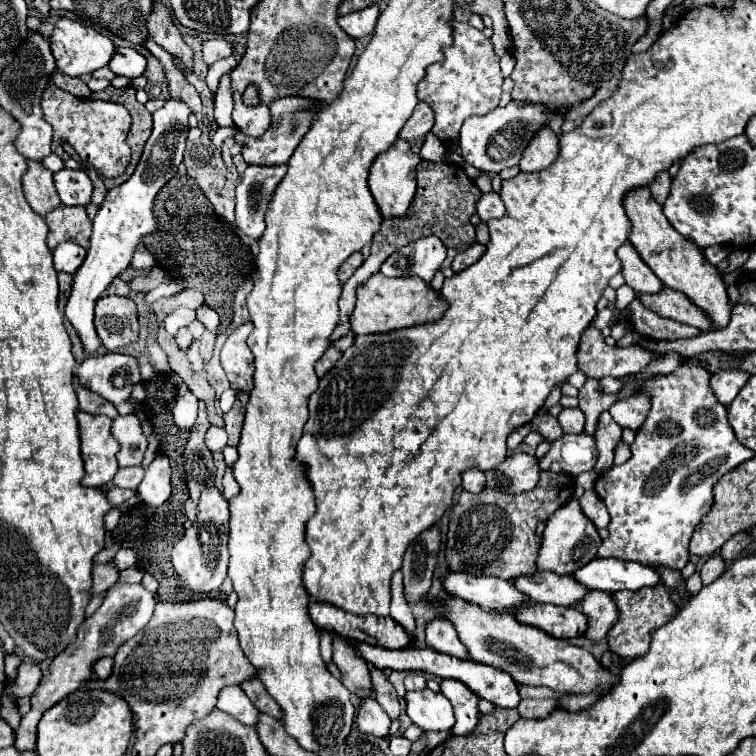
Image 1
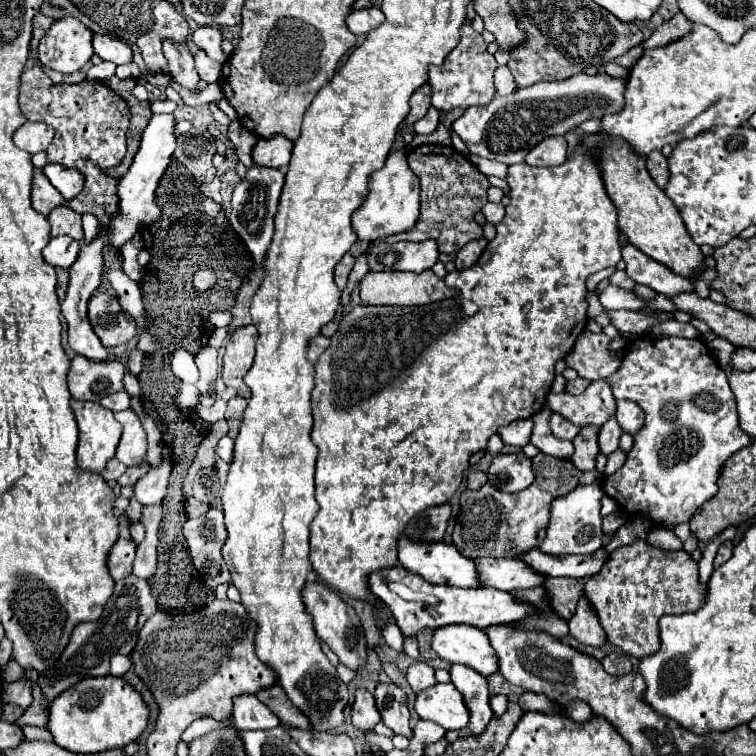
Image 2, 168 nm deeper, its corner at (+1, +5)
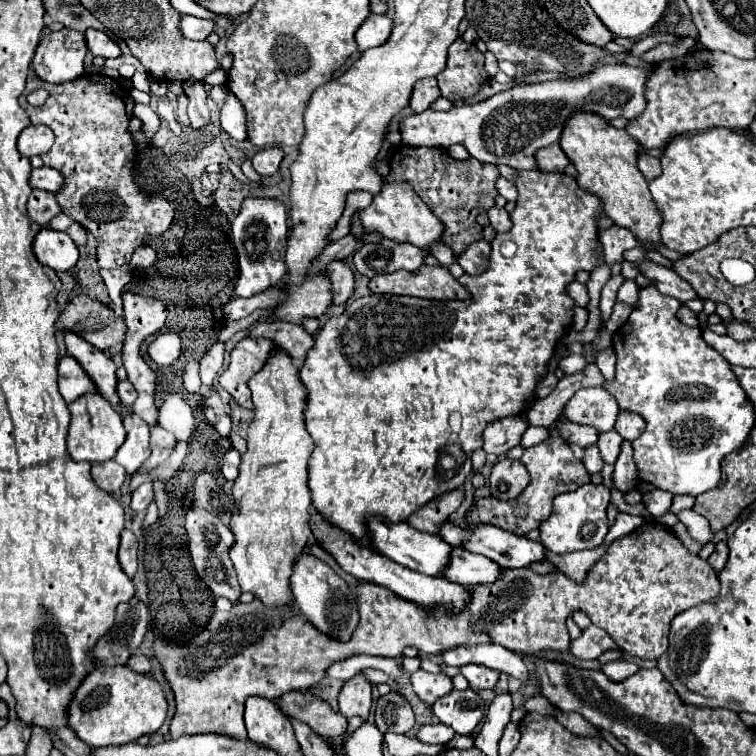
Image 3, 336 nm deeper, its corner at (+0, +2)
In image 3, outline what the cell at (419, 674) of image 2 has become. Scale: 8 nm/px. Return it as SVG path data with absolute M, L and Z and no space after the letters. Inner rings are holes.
M423 669L415 671L411 675L411 683L419 699L423 699L427 705L433 705L437 699L453 691L453 681L445 673L427 673Z

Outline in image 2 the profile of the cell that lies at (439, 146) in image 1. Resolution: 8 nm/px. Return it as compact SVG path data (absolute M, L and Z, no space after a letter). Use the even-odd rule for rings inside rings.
M430 108L430 112L422 120L418 120L418 124L414 124L414 130L418 134L432 134L438 126L438 120L440 120L440 112L436 108Z

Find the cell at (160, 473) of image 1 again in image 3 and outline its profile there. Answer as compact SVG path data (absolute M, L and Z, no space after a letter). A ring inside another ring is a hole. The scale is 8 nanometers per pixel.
M143 483L139 489L133 491L131 509L133 511L145 511L153 499L153 483Z

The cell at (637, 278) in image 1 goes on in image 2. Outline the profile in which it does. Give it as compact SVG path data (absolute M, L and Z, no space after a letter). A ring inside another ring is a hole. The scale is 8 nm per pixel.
M632 244L622 246L622 258L626 262L626 274L636 284L644 284L644 286L656 290L658 294L672 296L672 294L694 290L694 284L690 280L672 274L666 266L662 266L656 260L652 260L650 256L642 254Z

